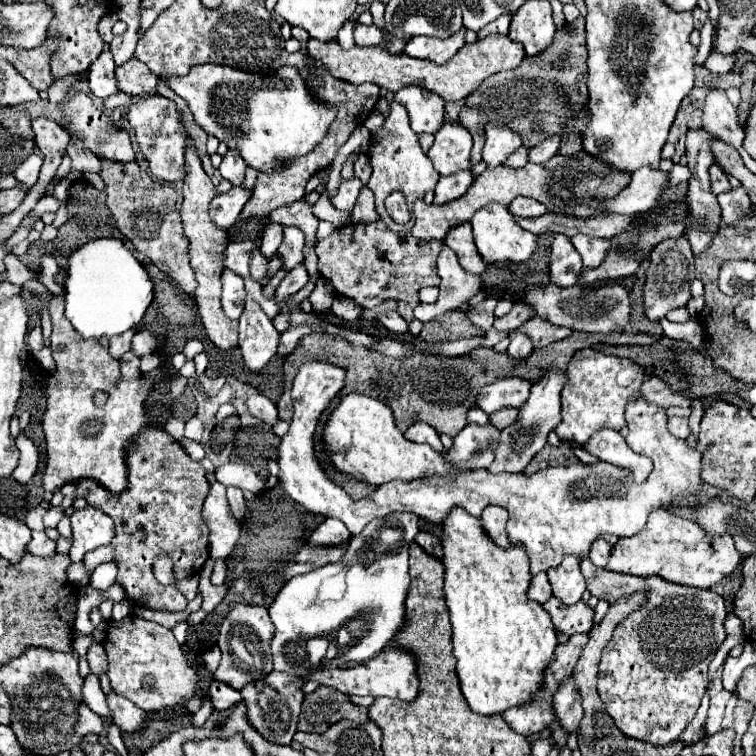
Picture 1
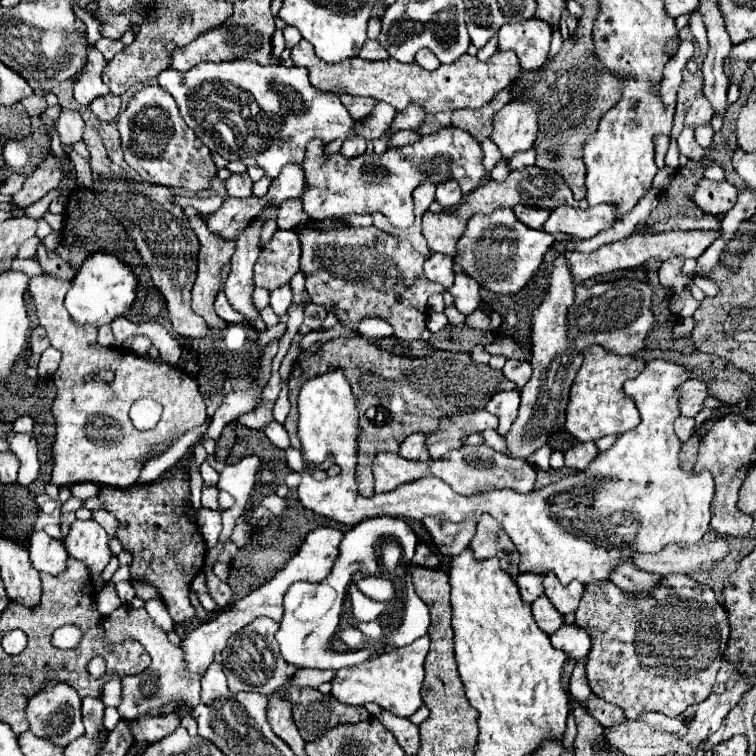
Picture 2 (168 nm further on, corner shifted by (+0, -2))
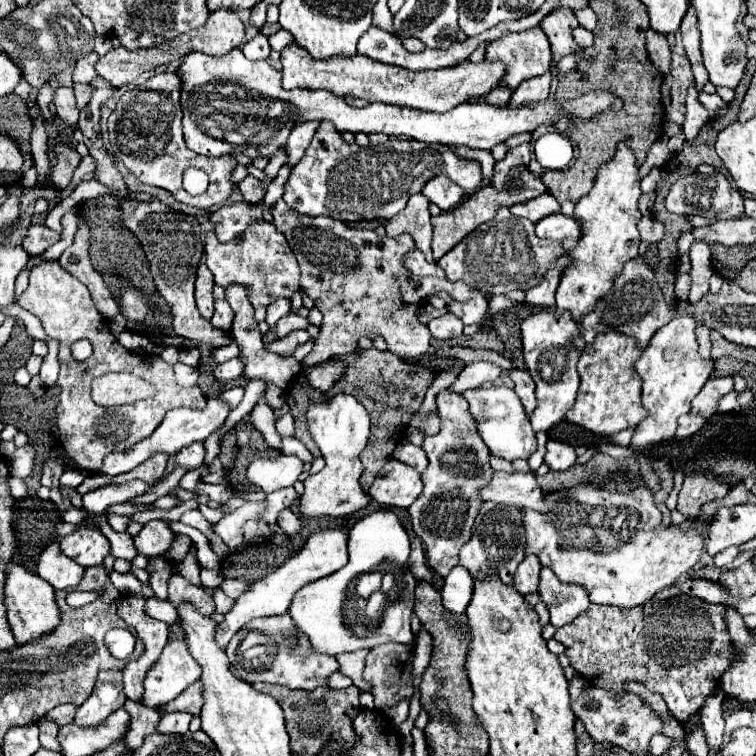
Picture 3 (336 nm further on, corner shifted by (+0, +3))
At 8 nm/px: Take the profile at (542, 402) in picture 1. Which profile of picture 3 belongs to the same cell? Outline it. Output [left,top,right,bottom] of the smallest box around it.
[521,310,581,432]

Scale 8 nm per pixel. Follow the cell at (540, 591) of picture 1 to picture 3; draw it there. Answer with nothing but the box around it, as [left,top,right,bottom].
[513,556,541,594]

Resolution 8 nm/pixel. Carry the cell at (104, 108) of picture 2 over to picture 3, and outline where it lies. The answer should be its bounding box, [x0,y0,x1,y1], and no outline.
[75,84,93,108]

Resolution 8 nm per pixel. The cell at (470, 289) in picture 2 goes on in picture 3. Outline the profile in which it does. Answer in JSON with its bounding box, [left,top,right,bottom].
[449,290,487,324]

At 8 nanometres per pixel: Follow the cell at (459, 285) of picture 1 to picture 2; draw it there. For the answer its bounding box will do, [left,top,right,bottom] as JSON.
[423,253,455,289]

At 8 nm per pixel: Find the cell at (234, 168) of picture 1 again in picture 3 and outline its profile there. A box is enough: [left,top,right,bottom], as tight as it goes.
[237,174,265,204]

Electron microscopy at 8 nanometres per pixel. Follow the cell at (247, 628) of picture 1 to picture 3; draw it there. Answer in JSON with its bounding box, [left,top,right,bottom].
[227,612,339,690]

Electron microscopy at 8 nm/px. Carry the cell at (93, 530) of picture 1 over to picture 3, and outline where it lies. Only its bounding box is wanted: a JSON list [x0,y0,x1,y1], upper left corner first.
[61,524,109,566]

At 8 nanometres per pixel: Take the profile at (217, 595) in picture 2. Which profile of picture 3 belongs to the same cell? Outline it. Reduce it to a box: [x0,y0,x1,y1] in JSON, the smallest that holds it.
[221,578,249,598]

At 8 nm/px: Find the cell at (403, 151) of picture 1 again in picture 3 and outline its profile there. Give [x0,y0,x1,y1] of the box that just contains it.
[385,194,431,262]

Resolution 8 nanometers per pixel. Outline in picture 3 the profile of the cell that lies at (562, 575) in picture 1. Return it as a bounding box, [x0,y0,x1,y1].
[539,568,589,628]

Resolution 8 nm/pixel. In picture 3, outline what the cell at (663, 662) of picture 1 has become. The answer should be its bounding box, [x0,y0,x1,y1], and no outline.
[555,594,731,722]

